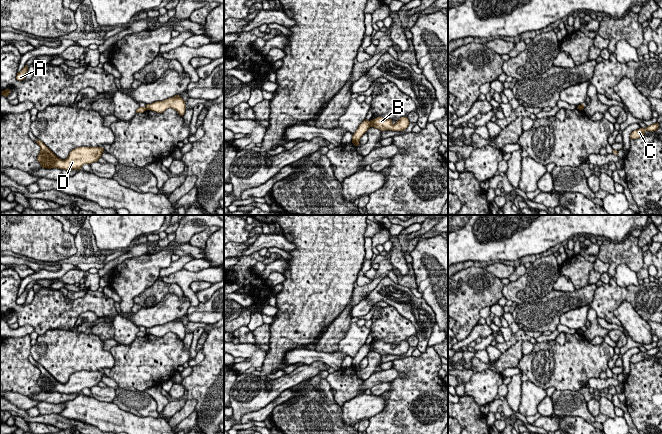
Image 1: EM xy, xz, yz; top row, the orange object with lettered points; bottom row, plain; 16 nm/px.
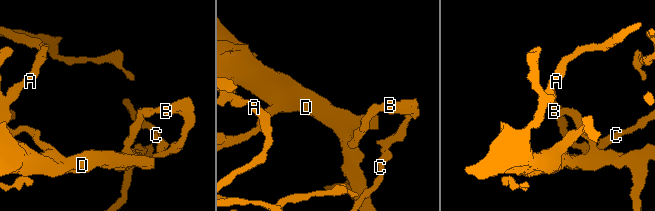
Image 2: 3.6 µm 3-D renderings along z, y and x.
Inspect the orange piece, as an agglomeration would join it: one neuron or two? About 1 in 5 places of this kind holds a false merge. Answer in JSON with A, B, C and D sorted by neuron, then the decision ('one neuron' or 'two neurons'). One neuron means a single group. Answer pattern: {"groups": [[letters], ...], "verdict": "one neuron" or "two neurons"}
{"groups": [["A", "D"], ["B", "C"]], "verdict": "two neurons"}

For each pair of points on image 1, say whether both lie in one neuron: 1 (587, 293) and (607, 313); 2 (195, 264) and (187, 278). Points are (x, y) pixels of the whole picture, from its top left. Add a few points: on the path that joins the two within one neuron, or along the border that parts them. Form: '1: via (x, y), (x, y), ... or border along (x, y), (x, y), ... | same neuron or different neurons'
1: border along (597, 287), (593, 300), (589, 304) | different neurons
2: border along (210, 266), (197, 271), (183, 269) | different neurons

